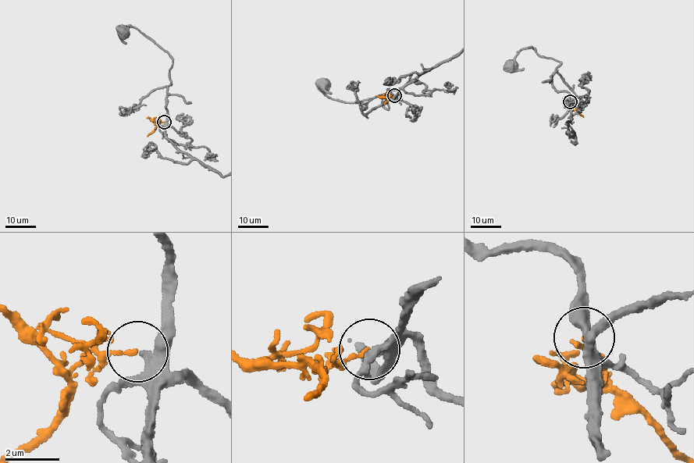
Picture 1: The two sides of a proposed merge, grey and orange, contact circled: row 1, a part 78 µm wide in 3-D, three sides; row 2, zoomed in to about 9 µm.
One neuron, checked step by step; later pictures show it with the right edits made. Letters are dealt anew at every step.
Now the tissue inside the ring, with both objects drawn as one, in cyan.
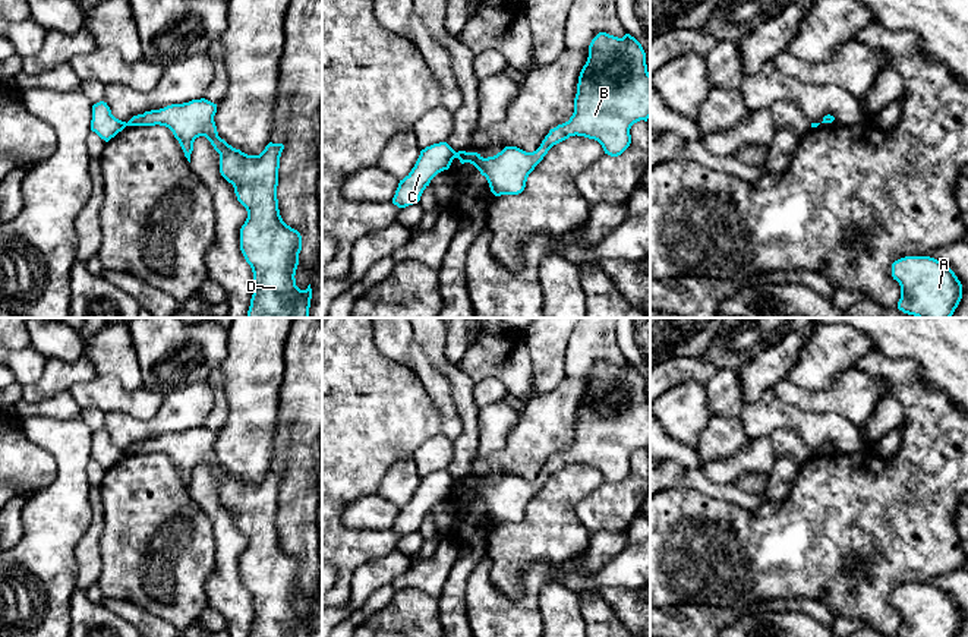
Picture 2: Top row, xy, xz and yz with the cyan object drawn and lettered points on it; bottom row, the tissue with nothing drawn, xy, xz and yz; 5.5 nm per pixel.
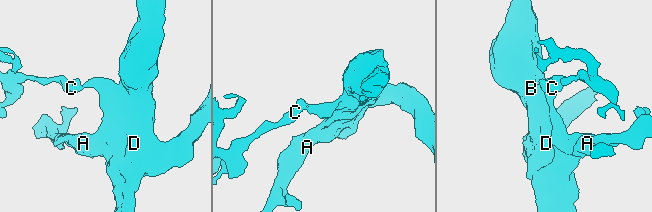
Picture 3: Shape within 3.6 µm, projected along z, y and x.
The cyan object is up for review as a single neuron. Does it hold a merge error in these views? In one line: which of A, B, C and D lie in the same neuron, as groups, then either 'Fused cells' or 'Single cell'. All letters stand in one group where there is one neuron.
Groups: A B D / C. Fused cells

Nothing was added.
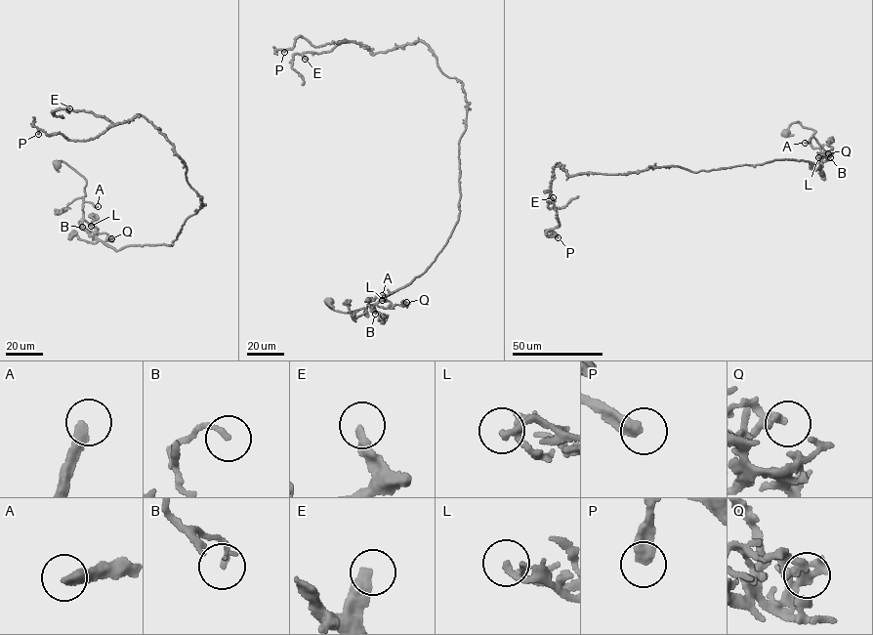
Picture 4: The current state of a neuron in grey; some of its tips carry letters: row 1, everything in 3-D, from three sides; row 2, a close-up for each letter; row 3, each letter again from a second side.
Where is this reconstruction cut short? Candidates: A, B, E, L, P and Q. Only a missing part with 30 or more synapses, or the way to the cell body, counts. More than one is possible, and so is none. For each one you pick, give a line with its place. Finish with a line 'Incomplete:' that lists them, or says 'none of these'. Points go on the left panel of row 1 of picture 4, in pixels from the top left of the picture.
A: Place: (98, 206)
Incomplete: A

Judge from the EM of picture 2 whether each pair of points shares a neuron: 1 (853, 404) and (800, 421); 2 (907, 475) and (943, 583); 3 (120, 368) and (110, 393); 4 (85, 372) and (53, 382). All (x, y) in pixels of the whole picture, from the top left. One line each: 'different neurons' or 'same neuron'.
1: different neurons
2: different neurons
3: different neurons
4: same neuron

